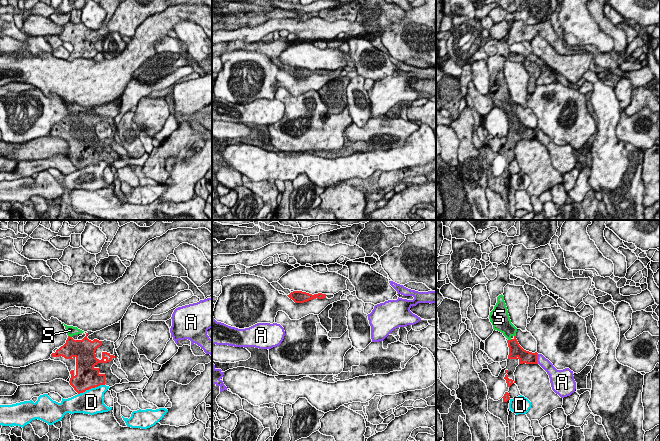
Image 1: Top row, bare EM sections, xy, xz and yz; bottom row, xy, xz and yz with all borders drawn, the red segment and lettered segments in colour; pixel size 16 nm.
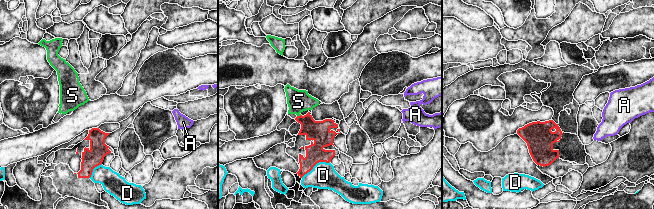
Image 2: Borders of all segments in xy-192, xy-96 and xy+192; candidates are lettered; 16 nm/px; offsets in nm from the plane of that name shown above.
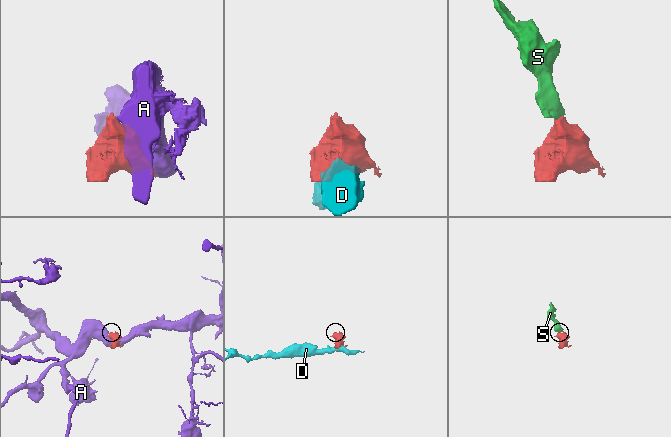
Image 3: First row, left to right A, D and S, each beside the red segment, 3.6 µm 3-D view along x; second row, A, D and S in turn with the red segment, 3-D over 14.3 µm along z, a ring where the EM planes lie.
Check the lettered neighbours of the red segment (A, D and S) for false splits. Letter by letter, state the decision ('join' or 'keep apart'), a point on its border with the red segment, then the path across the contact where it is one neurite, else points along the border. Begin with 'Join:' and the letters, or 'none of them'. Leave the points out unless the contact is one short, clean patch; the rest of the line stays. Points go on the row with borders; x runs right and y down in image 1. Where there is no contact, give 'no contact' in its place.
Join: S
A: keep apart; meets red in yz at (536, 358)
D: keep apart; meets red in xy at (91, 387)
S: join; meets red in xy at (69, 336); runs through xy (72, 348), (69, 336), (70, 330)

